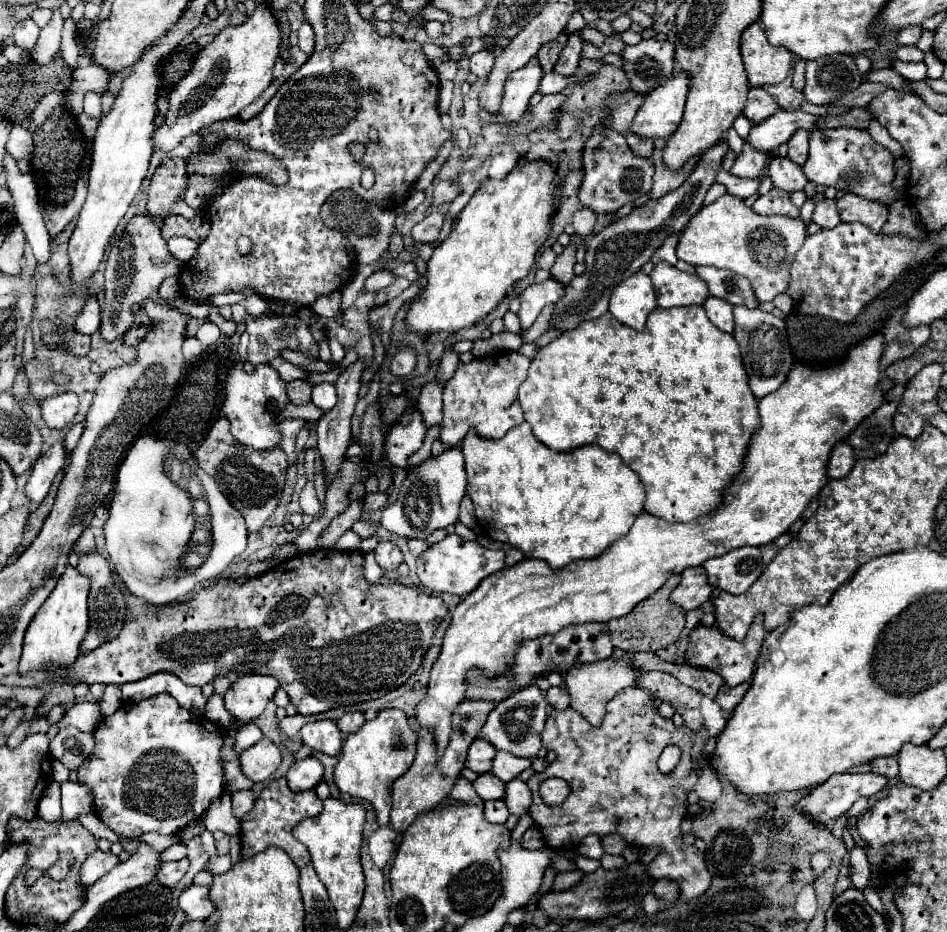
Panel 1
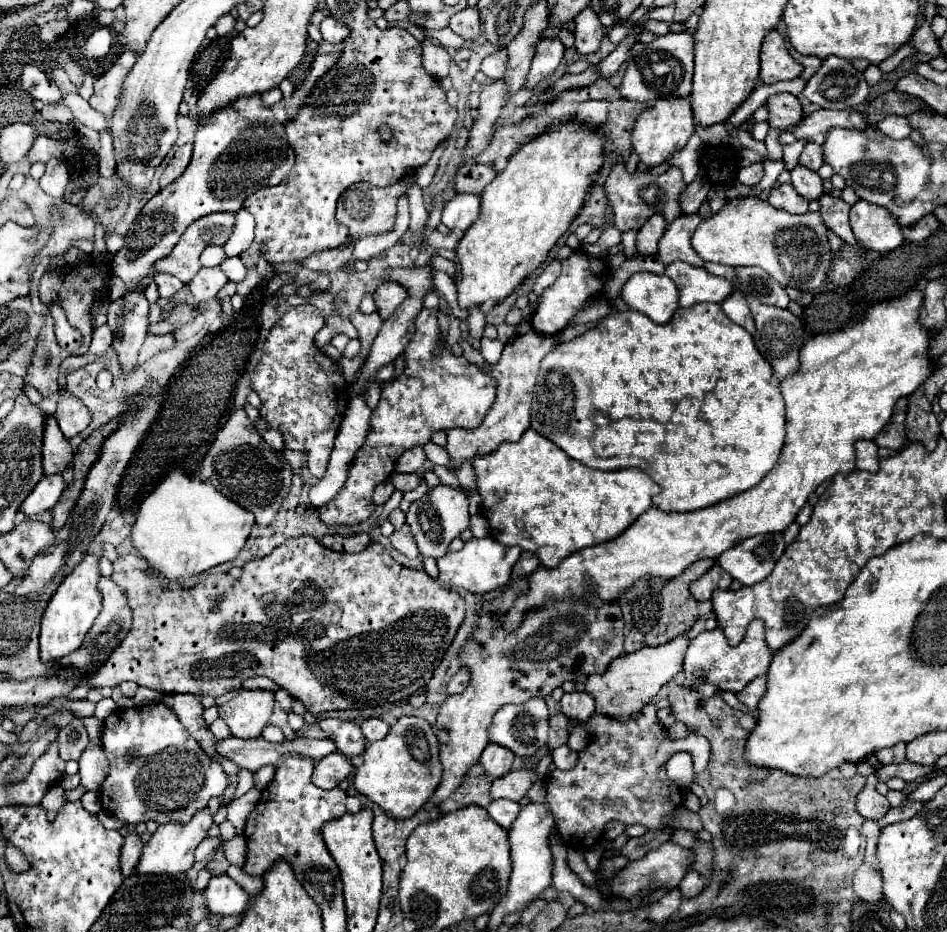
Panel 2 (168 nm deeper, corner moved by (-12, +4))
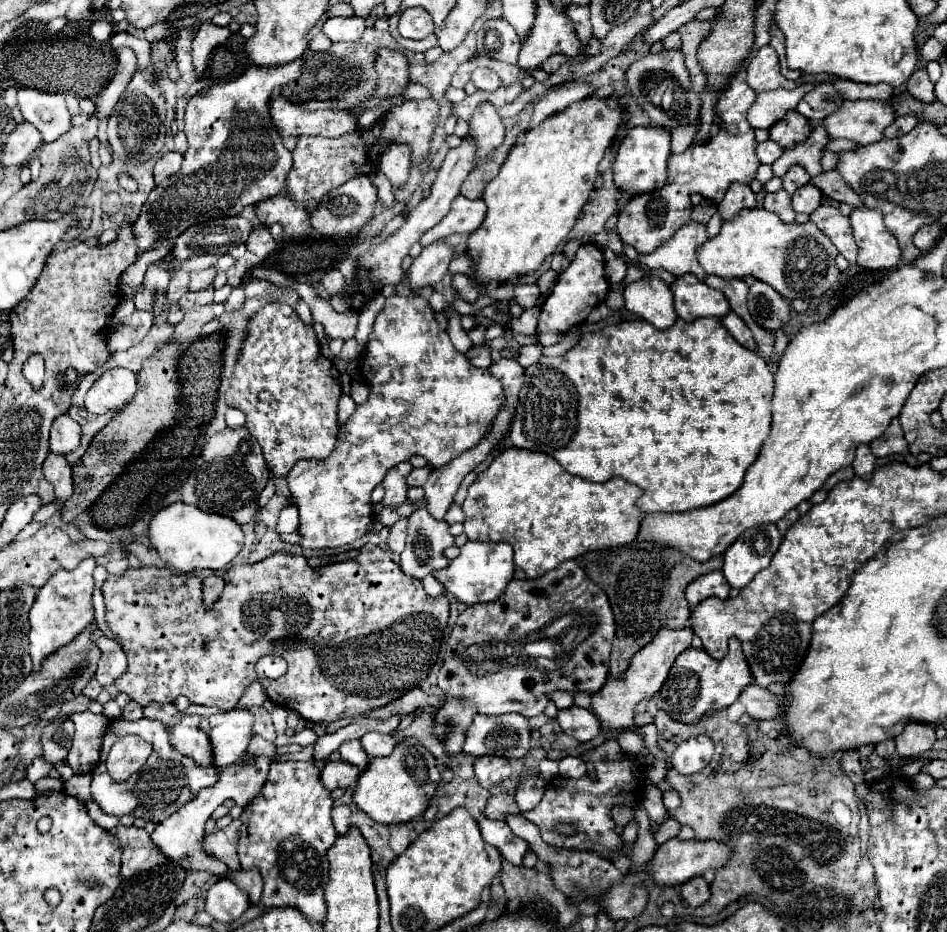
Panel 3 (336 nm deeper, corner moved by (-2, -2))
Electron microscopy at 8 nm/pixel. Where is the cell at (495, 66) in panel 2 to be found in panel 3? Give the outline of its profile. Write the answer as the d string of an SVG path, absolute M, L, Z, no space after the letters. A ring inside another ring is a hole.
M480 67L472 73L472 81L478 89L484 89L484 91L496 91L502 83L500 83L500 77L492 71L492 69L486 69L486 67Z

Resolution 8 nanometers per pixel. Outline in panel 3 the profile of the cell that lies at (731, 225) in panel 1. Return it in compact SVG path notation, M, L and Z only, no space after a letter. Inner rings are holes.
M740 209L732 219L722 221L722 229L716 237L710 237L704 245L698 247L698 263L708 275L720 275L720 277L746 277L752 275L768 285L772 285L784 299L810 299L820 297L830 289L830 285L838 279L836 269L836 255L838 249L832 245L832 241L814 227L812 221L808 223L784 223L774 213L766 209Z

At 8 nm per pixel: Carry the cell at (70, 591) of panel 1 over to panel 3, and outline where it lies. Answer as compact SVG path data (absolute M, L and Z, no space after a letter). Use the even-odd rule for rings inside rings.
M90 557L82 561L76 569L72 571L56 571L48 583L38 591L36 601L30 609L30 657L34 671L42 669L44 657L48 657L52 651L58 647L64 647L70 643L88 623L94 621L94 607L92 607L92 589L94 589L94 579L92 571L96 567L96 561Z

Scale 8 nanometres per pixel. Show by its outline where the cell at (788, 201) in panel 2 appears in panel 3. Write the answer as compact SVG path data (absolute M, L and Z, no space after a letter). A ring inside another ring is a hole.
M784 189L778 191L778 193L766 193L764 209L776 213L776 215L778 215L782 221L786 221L786 223L792 223L794 217L796 217L794 209L790 207L790 193L784 191Z

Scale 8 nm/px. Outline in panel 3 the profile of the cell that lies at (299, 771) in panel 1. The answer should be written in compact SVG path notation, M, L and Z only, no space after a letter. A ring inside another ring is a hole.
M326 761L320 771L320 781L328 791L334 791L336 787L354 789L360 773L362 773L362 769L348 765L344 761L330 761L330 763Z

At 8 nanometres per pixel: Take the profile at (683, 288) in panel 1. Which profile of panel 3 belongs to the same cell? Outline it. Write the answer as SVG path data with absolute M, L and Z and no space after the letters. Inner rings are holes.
M686 273L676 277L670 285L674 295L674 309L676 315L684 321L694 321L696 317L722 317L730 311L728 299L722 291L708 287L704 281L698 281L694 275Z

